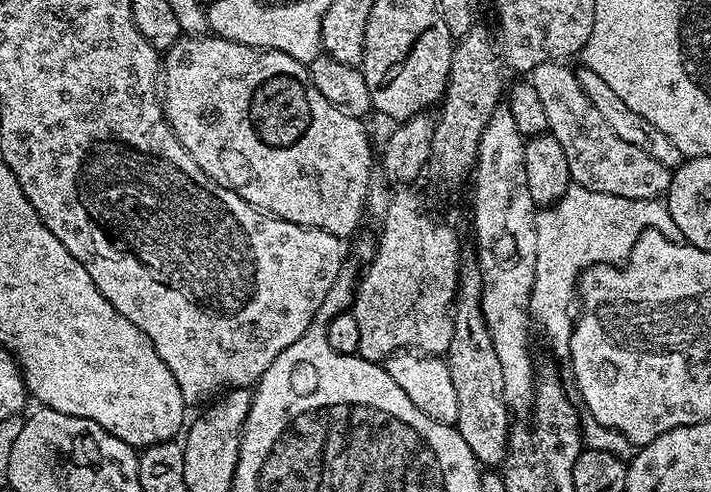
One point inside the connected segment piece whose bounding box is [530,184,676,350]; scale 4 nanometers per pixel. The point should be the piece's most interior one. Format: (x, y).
(585, 228)

